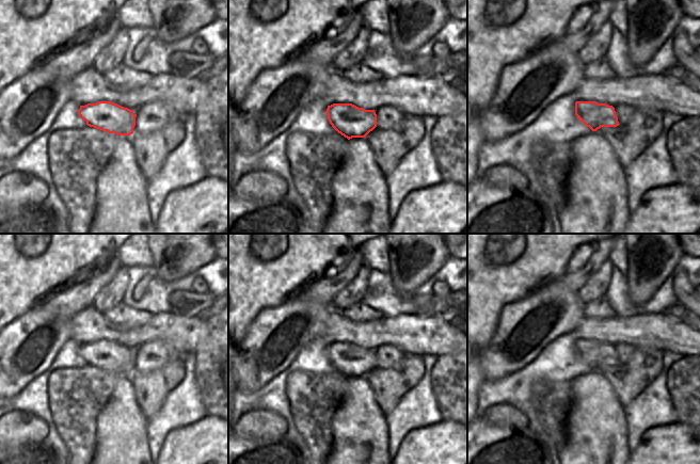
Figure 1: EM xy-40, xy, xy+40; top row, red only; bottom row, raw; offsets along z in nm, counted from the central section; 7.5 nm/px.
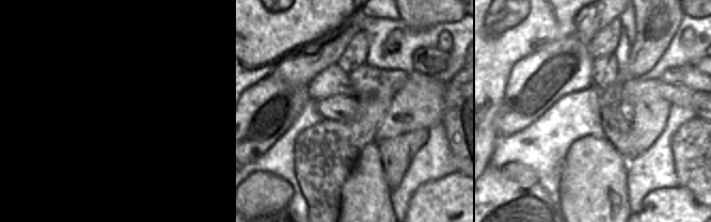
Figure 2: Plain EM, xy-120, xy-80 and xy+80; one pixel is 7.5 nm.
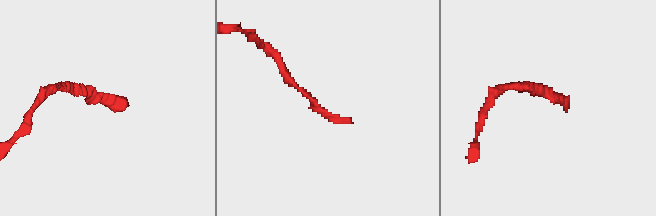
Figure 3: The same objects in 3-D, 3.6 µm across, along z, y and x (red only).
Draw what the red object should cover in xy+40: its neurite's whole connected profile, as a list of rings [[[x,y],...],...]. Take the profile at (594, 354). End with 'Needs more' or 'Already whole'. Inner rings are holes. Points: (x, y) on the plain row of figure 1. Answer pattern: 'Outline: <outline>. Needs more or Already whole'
Outline: [[[576,340],[575,354],[584,364],[592,370],[600,371],[605,378],[607,378],[607,373],[601,368],[602,366],[617,366],[620,364],[615,347],[606,342]]]. Needs more.

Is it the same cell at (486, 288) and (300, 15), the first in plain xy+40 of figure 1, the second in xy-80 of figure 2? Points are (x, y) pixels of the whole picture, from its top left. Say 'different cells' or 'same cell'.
same cell

